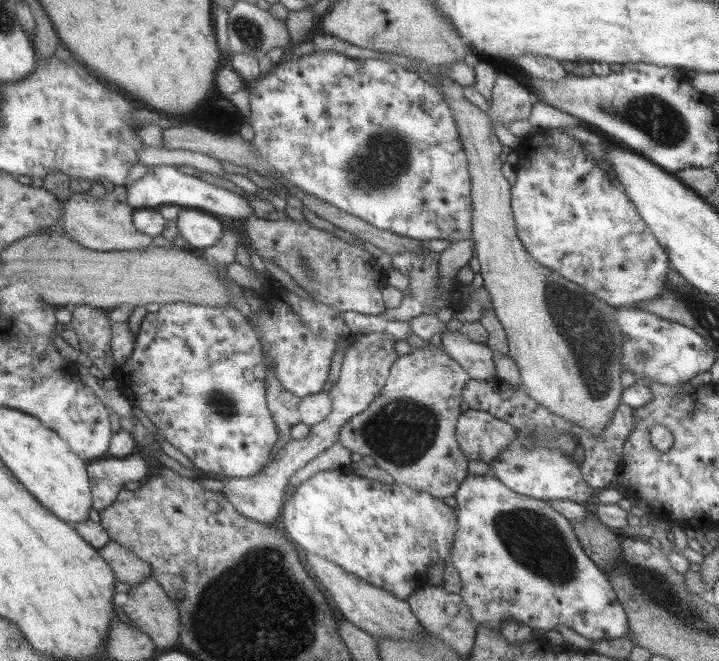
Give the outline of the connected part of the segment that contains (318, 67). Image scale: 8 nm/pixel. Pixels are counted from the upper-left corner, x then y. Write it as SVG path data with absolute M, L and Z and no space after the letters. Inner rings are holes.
M331 51L313 52L308 55L292 57L287 54L280 62L273 64L270 71L263 74L255 82L248 84L249 91L249 119L245 120L253 130L253 152L257 153L259 160L255 160L252 171L267 179L272 178L277 186L275 178L282 179L288 186L294 186L296 190L317 198L322 202L335 206L347 214L356 216L368 222L379 230L387 230L397 236L403 236L417 241L433 239L447 240L449 242L471 239L471 200L470 200L470 175L467 168L467 156L461 146L455 120L451 116L449 106L445 104L443 96L437 92L432 83L421 78L419 73L410 72L401 64L383 61L376 58L356 59ZM389 136L391 140L379 142L377 146L371 146L371 138Z

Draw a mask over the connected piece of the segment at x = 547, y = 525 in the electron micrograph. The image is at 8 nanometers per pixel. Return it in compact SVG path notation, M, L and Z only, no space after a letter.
M487 471L482 475L465 474L465 478L459 482L457 490L453 496L457 502L457 529L455 529L455 535L453 535L453 541L449 545L449 554L451 554L451 560L449 564L459 572L459 578L461 578L461 589L459 589L458 595L475 628L487 628L487 630L500 630L501 622L503 620L517 620L521 624L525 624L530 629L539 628L539 630L548 631L554 630L557 624L561 626L567 626L571 628L573 632L577 632L581 636L585 637L592 643L601 639L607 638L627 638L627 617L625 611L617 597L615 591L613 591L607 575L600 569L581 548L581 543L577 540L577 535L569 523L569 519L565 518L559 511L551 508L549 503L545 503L541 499L529 498L523 496L523 494L517 494L513 490L509 490L502 482L497 480L497 477L491 471Z

